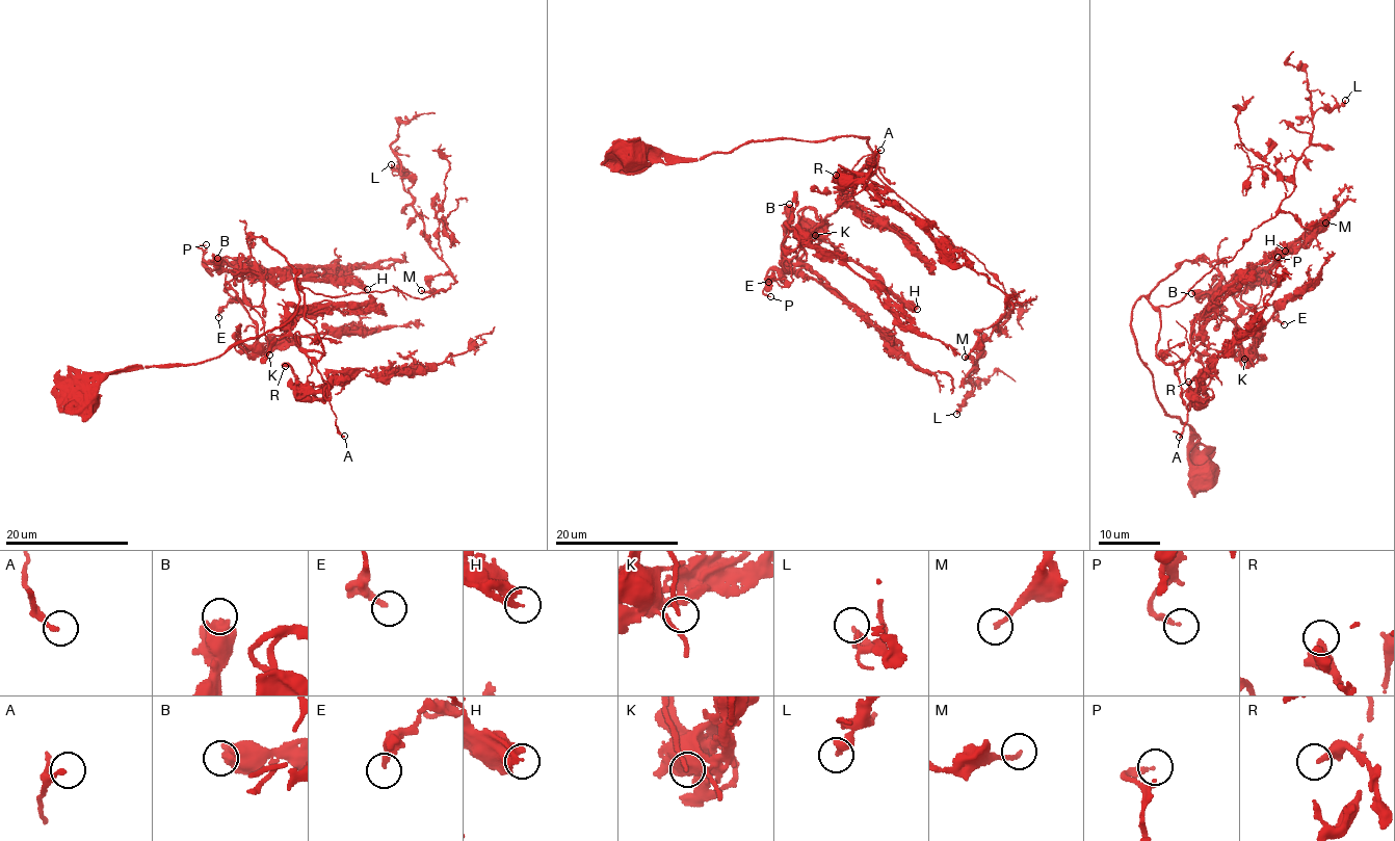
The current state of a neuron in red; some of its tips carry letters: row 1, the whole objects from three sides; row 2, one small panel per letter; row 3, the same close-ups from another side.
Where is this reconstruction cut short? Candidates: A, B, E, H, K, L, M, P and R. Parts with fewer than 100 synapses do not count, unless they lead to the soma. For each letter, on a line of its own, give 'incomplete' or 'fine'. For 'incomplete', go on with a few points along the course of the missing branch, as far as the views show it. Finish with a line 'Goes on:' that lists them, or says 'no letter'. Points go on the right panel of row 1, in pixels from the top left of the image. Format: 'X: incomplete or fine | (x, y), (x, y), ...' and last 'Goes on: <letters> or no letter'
A: fine
B: fine
E: fine
H: fine
K: fine
L: fine
M: fine
P: fine
R: fine
Goes on: no letter

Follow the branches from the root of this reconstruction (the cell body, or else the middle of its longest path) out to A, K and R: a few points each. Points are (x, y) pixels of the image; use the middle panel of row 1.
A: (635, 156), (650, 147), (702, 159), (762, 139), (867, 136), (870, 168), (880, 150)
K: (635, 156), (650, 147), (702, 159), (762, 139), (867, 136), (872, 159), (818, 237), (801, 244), (815, 235)
R: (635, 156), (867, 136), (871, 175), (842, 189), (836, 175)

